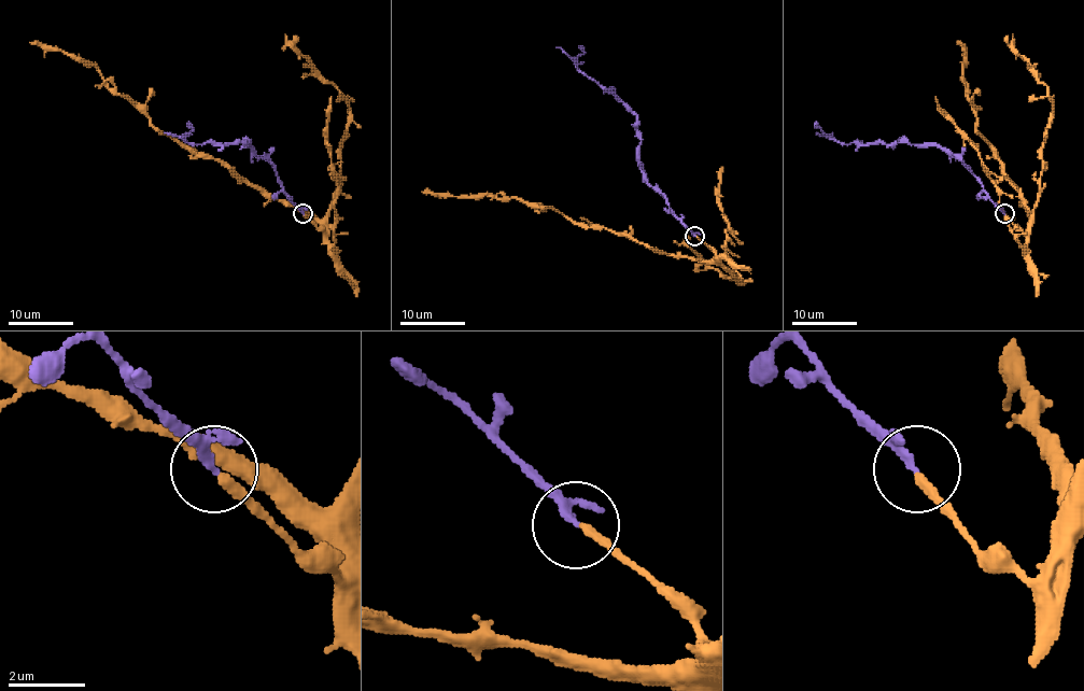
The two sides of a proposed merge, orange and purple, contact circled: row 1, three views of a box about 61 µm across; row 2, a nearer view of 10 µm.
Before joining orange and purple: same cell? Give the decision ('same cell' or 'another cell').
same cell

